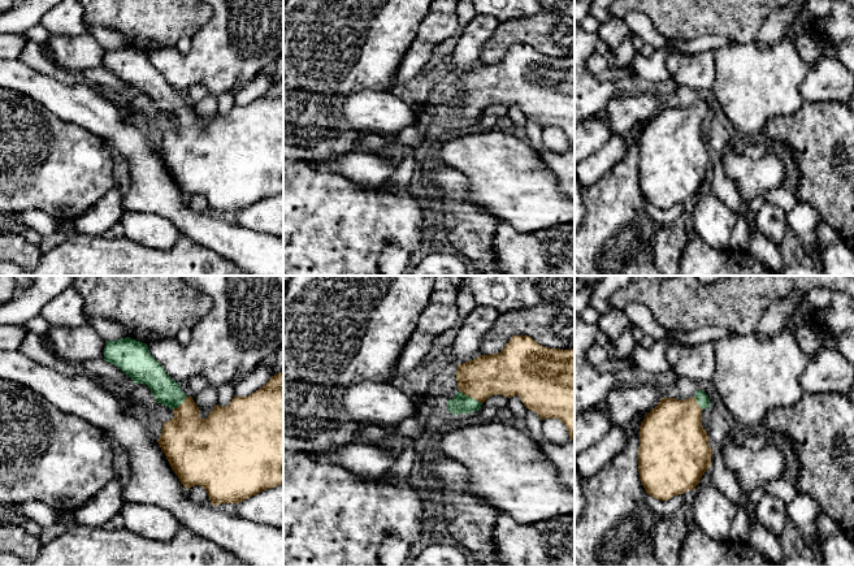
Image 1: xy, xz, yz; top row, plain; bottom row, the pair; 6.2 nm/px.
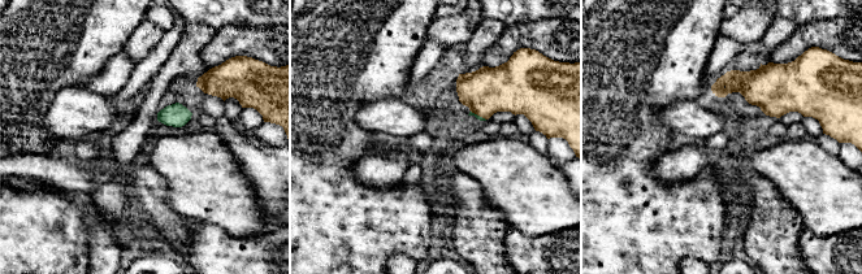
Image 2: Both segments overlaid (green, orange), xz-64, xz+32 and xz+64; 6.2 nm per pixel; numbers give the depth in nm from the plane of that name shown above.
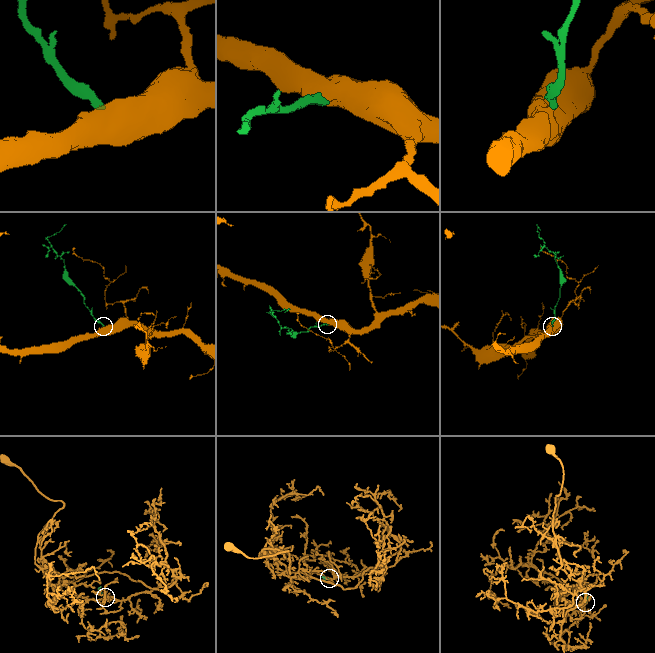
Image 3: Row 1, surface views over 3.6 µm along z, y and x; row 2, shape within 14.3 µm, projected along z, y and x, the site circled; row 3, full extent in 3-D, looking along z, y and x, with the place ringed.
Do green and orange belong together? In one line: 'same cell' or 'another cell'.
same cell

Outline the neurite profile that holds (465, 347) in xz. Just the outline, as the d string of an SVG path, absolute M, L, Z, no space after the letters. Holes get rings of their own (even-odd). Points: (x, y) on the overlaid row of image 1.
M494 308L471 311L452 343L451 364L463 364L481 356L480 345L484 336L494 326L499 312Z

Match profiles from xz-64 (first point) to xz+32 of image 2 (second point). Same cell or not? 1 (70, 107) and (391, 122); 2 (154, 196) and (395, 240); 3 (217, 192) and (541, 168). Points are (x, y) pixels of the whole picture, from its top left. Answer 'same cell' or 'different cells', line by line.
1: same cell
2: different cells
3: same cell

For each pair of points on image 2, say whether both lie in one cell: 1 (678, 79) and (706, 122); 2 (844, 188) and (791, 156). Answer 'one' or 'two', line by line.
1: two
2: one

